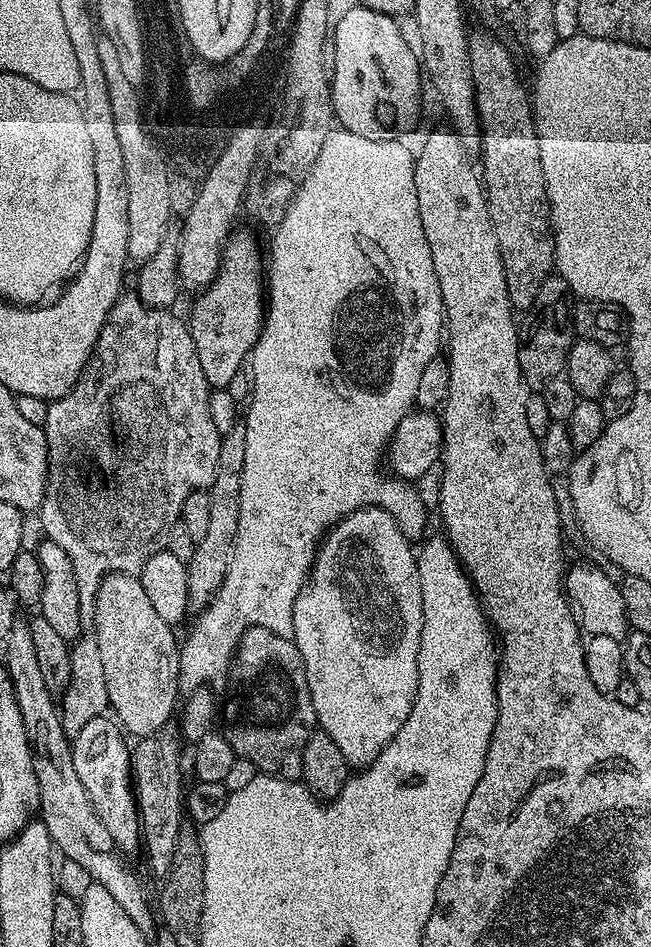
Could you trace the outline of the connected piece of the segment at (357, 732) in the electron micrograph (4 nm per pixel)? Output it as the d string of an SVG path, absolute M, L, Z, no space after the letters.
M371 506L359 508L356 512L351 512L348 516L345 516L344 519L336 521L328 529L324 539L320 542L319 548L316 549L316 561L312 563L312 570L309 572L302 589L308 595L308 604L306 602L296 602L290 608L290 612L292 612L290 636L293 640L300 636L300 643L297 644L298 650L304 648L304 653L301 654L302 662L308 660L308 664L304 667L304 673L306 674L306 682L312 687L310 696L316 696L316 705L314 706L316 722L319 724L321 732L330 734L330 738L334 738L334 746L338 746L338 750L342 750L345 760L352 766L371 764L376 759L377 754L395 738L398 730L402 730L402 726L412 709L412 688L422 684L421 669L415 664L415 659L418 658L420 639L404 640L404 644L400 644L400 632L396 632L396 628L400 628L400 620L404 620L404 628L408 628L408 624L413 624L413 622L423 622L423 598L420 594L413 594L405 600L396 598L396 596L400 596L400 580L408 580L408 576L419 581L422 572L418 567L417 553L408 537L398 526L396 519L381 508Z

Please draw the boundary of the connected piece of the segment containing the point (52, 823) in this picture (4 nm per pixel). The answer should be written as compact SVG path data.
M36 756L33 764L40 787L38 816L43 820L59 855L88 870L95 883L104 886L111 896L116 896L116 900L124 904L124 908L128 908L128 912L132 912L132 916L136 916L136 924L140 924L140 928L148 928L148 924L144 924L144 920L148 920L148 908L144 908L144 900L140 900L140 888L136 888L136 880L128 876L132 868L124 863L125 857L114 838L110 838L110 830L102 826L102 818L98 818L94 810L74 770L71 756Z

